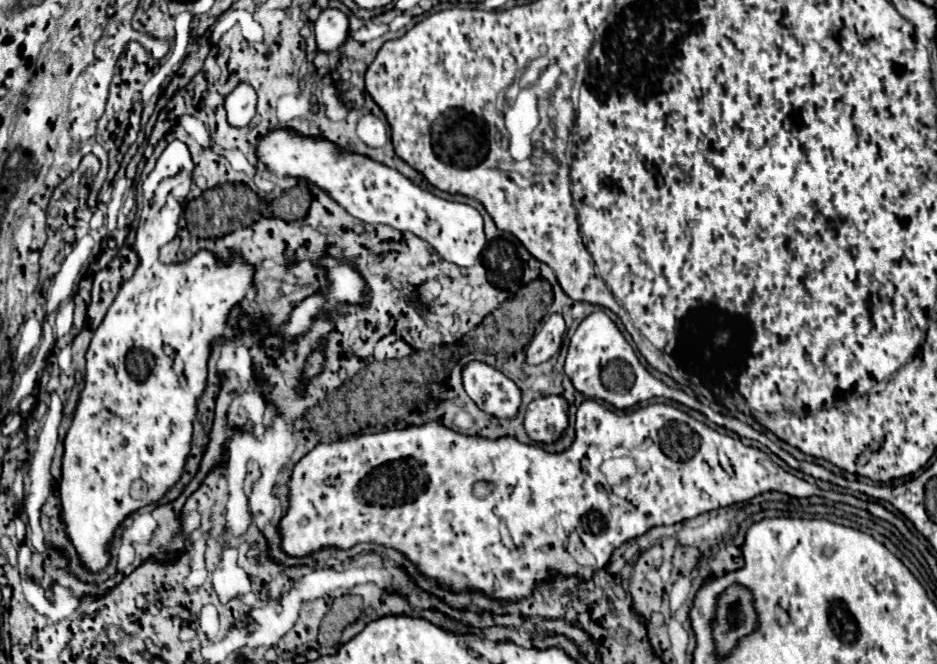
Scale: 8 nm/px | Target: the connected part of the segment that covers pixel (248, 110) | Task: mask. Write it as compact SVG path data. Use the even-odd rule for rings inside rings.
M240 83L226 97L224 105L229 124L237 128L246 127L256 113L256 91L248 83Z

